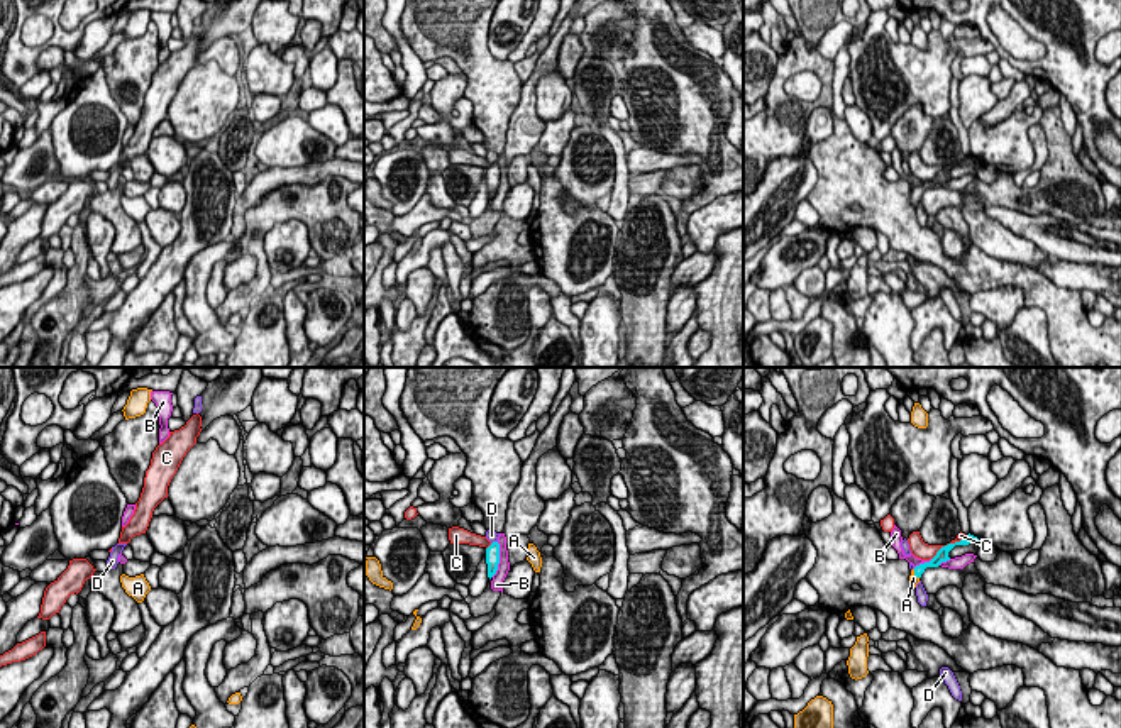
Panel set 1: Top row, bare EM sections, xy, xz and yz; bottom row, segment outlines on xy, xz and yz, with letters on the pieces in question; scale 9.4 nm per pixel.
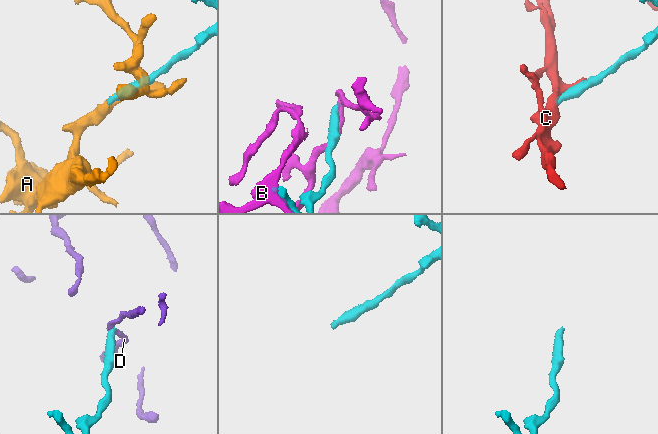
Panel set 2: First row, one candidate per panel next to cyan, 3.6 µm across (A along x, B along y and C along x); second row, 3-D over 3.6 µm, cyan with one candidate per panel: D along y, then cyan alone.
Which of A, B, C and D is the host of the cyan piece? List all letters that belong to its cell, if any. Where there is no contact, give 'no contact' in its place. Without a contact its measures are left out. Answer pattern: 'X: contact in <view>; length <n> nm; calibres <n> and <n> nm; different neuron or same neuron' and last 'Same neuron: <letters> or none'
A: contact in yz; length 110 nm; calibres 90 and 70 nm; same neuron
B: contact in xz; length 340 nm; calibres 130 and 130 nm; different neuron
C: contact in yz; length 400 nm; calibres 130 and 70 nm; different neuron
D: contact in xz; length 70 nm; calibres 130 and 100 nm; different neuron
Same neuron: A

